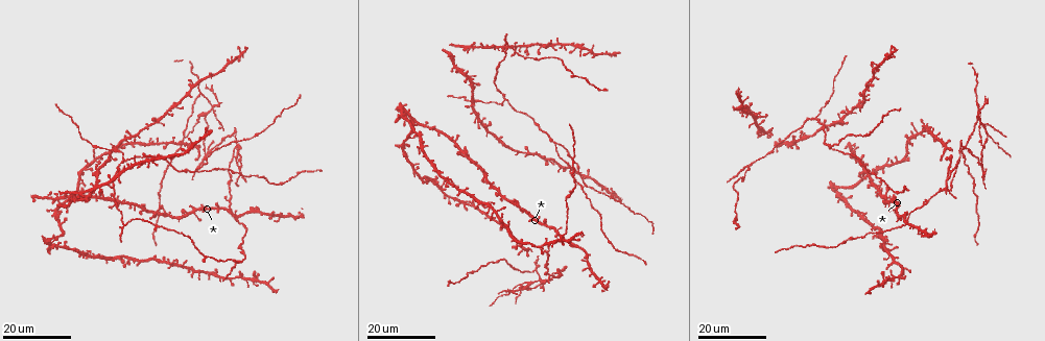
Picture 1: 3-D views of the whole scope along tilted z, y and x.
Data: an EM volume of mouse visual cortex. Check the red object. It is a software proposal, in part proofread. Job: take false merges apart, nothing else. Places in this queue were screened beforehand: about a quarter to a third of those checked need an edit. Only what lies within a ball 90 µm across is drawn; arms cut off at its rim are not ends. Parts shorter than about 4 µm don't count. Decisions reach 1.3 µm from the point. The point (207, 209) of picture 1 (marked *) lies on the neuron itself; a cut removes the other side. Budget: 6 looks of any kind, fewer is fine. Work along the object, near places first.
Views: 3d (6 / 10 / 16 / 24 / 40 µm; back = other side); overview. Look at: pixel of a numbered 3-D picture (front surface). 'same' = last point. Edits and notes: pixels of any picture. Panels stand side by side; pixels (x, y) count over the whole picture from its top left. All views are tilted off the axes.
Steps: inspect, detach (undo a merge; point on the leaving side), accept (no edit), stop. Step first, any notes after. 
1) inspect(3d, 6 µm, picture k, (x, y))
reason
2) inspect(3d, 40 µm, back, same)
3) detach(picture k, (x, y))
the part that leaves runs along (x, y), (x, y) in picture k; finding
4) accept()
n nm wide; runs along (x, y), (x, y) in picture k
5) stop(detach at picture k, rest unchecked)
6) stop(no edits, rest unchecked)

inspect(3d, 24 µm, picture 1, (976, 103))
arms part here

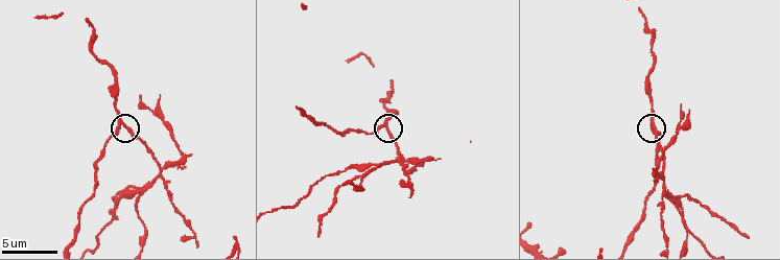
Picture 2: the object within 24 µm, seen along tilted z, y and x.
inspect(3d, 10 µm, picture 2, (126, 126))

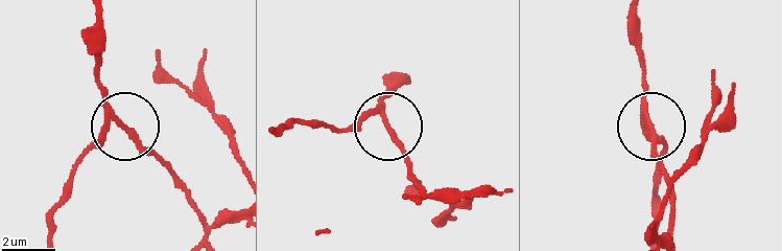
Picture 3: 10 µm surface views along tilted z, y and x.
detach(picture 3, (133, 138))
side arm 18 µm; the part that leaves runs along (107, 111), (115, 128), (167, 169), (198, 215), (203, 241) in picture 3; a second neuron is stuck on

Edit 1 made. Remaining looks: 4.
inspect(3d, 16 µm, picture 1, (557, 143))
arms part here

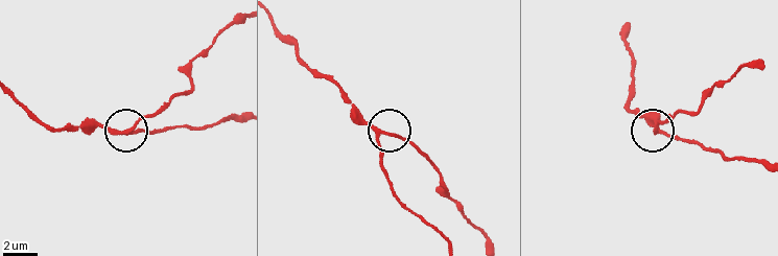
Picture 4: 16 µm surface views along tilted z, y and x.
inspect(3d, 6 µm, picture 4, (377, 132))

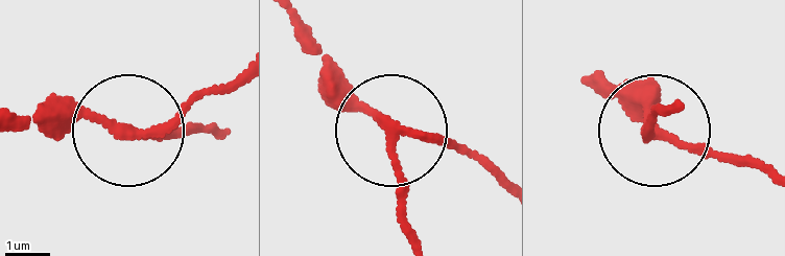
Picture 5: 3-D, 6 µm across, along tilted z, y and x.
accept()
190 nm wide; runs along (220, 133), (167, 139), (134, 125), (161, 124), (242, 67) in picture 5; continuous, no second neuron

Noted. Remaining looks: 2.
inspect(3d, 16 µm, picture 1, (503, 97))
three-way junction

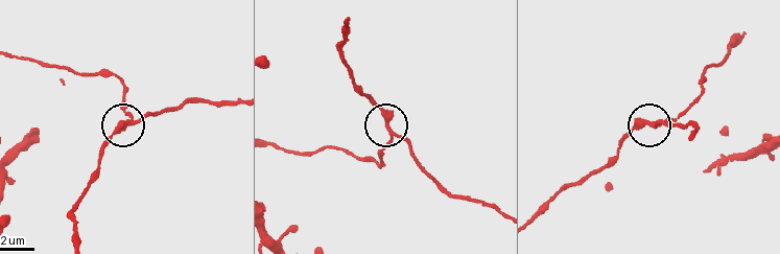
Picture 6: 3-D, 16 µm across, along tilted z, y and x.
inspect(3d, 6 µm, picture 6, (390, 133))

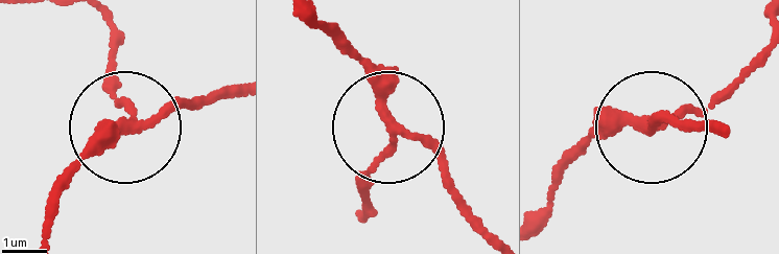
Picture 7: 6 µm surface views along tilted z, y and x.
accept()
180 nm wide; runs along (234, 88), (130, 121), (108, 47) in picture 7; continuous, no second neuron

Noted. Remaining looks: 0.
stop(detach at picture 3, rest unchecked)

